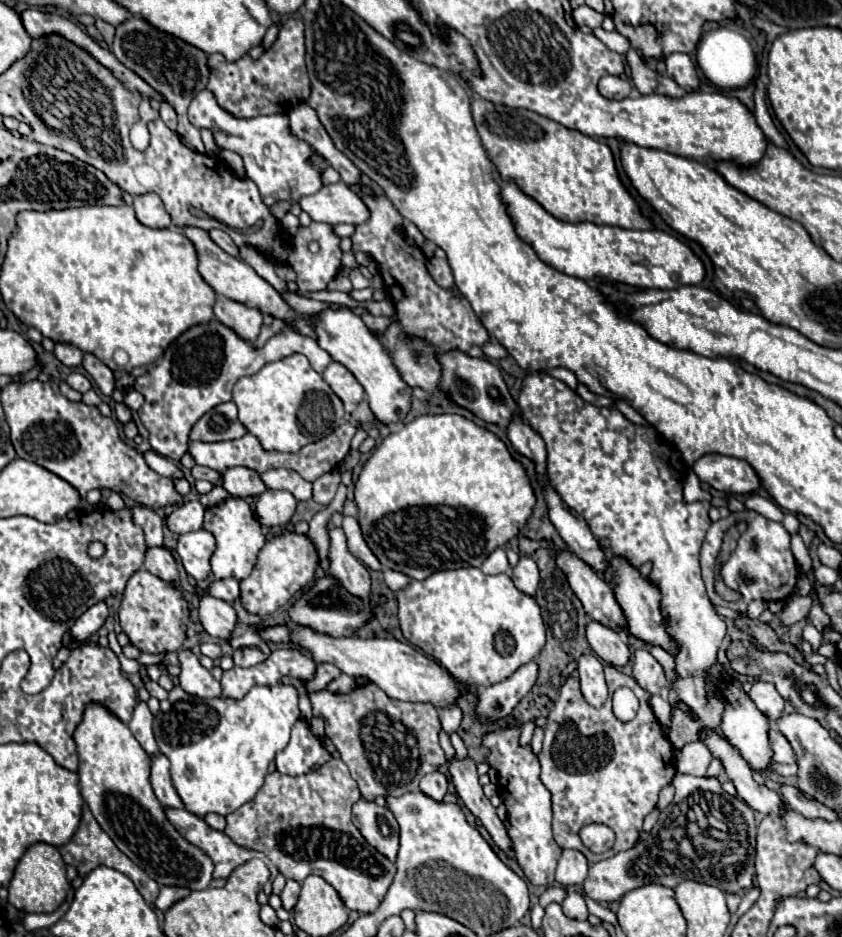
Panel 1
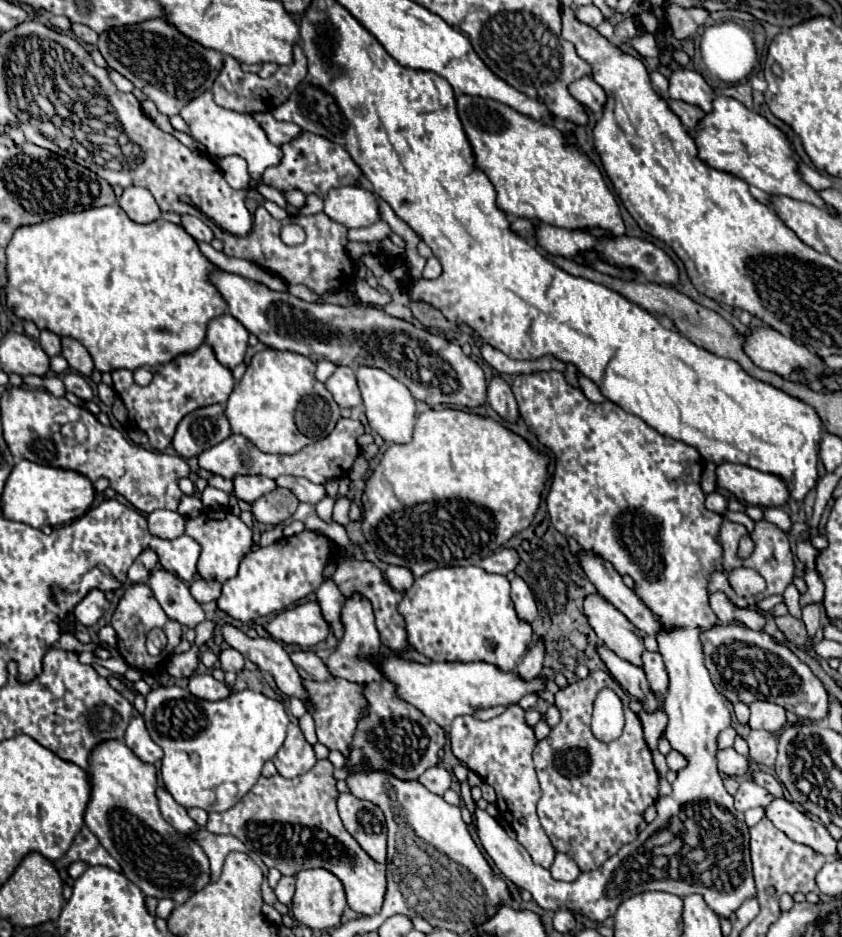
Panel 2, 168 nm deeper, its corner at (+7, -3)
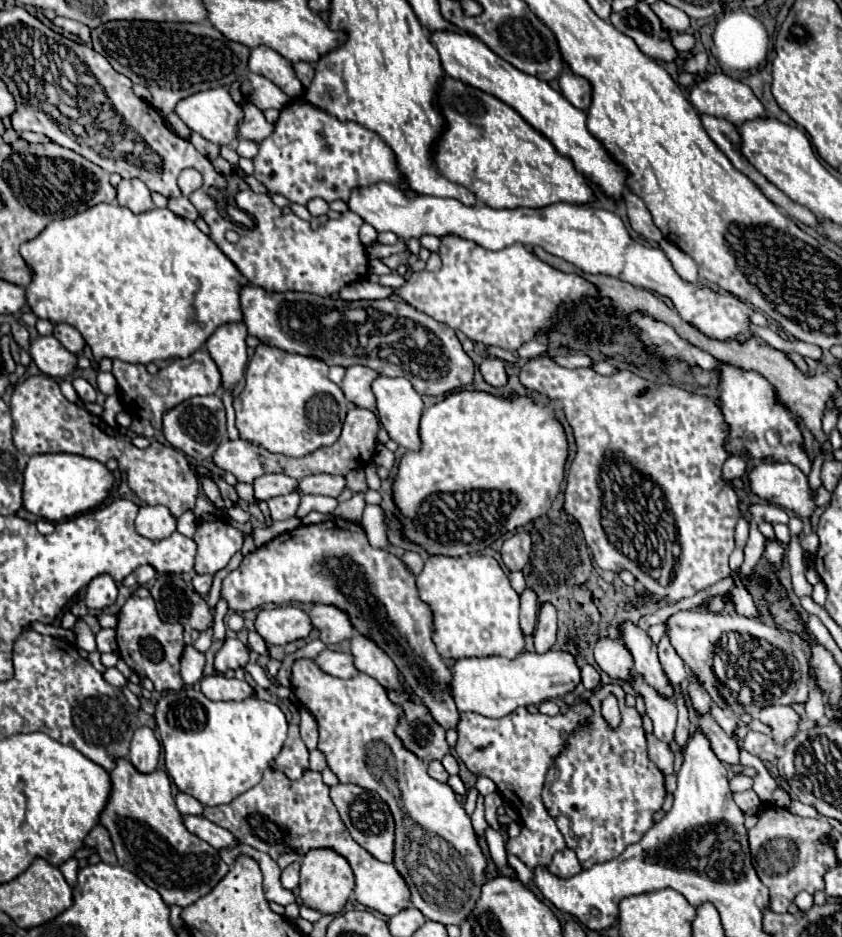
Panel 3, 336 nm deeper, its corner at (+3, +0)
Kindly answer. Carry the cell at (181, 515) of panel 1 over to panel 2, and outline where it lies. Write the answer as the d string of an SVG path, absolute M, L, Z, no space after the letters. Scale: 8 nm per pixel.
M159 509L147 515L149 531L161 539L177 539L185 533L185 517L177 511Z

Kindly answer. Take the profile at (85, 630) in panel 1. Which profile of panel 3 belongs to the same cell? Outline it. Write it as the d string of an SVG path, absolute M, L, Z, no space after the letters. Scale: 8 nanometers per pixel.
M109 574L95 576L85 592L85 602L93 610L103 610L117 600L117 584Z

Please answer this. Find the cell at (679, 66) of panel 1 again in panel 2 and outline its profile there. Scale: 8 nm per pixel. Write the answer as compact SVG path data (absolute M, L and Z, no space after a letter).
M677 67L669 75L669 97L697 105L703 111L711 111L713 91L697 71Z

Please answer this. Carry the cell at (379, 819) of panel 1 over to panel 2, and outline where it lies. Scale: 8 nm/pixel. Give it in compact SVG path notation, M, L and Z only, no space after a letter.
M341 793L337 799L339 815L345 829L355 841L377 861L387 859L387 825L383 811L371 801L361 801L351 793Z

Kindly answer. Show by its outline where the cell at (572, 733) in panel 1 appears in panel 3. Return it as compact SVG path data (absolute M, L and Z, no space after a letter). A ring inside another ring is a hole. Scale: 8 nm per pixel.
M607 684L597 688L589 704L595 710L593 716L587 724L583 724L569 736L565 750L549 768L543 788L545 808L557 822L557 828L561 830L567 846L577 854L583 868L591 868L593 864L613 860L621 856L629 844L637 844L637 840L641 840L641 836L653 826L653 814L661 810L665 800L663 774L647 756L647 742L645 730L641 726L641 716L635 708L625 706L625 692L621 690L621 686ZM609 694L617 696L621 708L621 722L617 728L609 728L609 724L601 720L601 700L605 700L605 696Z

